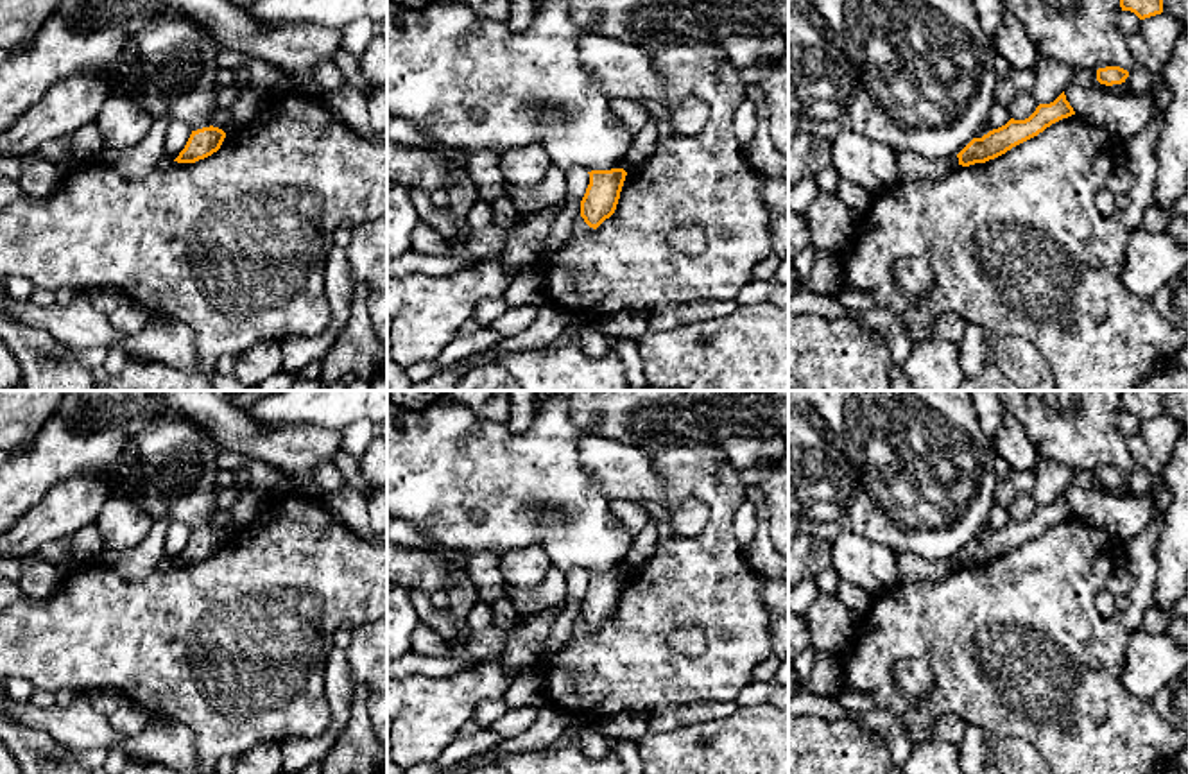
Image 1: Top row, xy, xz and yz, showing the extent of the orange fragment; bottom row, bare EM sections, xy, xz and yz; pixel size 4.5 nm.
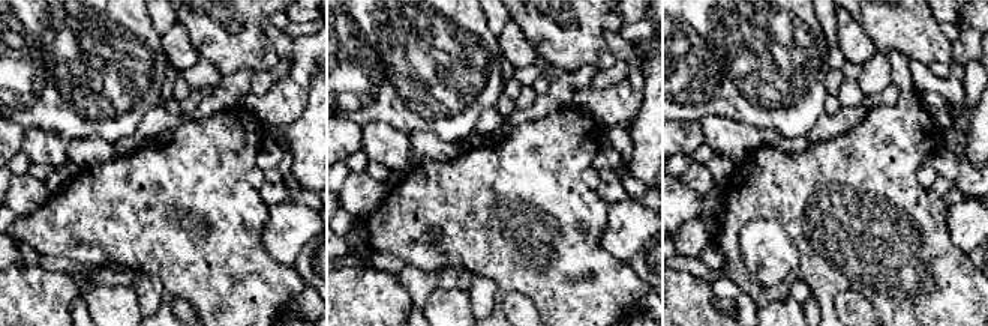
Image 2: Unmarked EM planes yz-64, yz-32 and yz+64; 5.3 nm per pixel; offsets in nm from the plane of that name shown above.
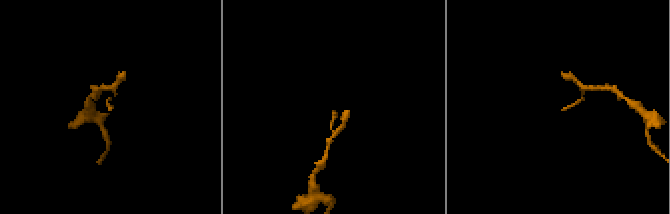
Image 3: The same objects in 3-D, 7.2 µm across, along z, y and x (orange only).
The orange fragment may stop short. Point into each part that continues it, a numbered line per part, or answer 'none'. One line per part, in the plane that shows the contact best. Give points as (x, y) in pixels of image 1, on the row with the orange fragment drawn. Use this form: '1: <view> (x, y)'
none

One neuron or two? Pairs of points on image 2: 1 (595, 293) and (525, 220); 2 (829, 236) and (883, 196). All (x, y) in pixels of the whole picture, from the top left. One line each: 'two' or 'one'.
1: one
2: one

